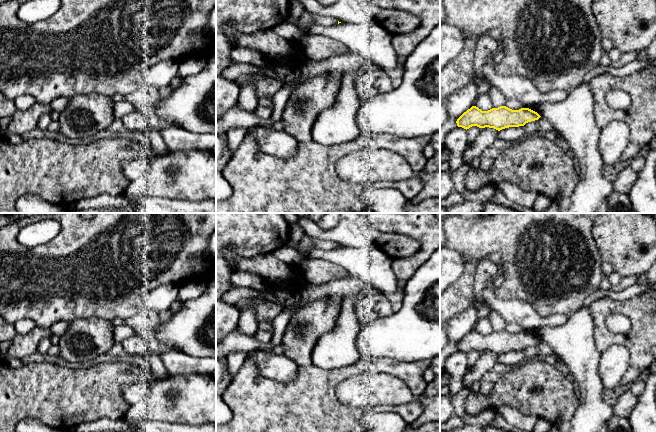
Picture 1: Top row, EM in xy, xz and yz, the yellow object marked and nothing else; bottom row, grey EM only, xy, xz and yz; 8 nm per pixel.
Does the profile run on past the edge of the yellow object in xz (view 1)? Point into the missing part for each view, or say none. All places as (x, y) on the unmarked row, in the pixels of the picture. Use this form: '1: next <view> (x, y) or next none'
1: next none

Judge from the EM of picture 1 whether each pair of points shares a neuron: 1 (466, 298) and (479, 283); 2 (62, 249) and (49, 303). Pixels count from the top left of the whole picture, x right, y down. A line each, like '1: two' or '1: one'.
1: two
2: one

